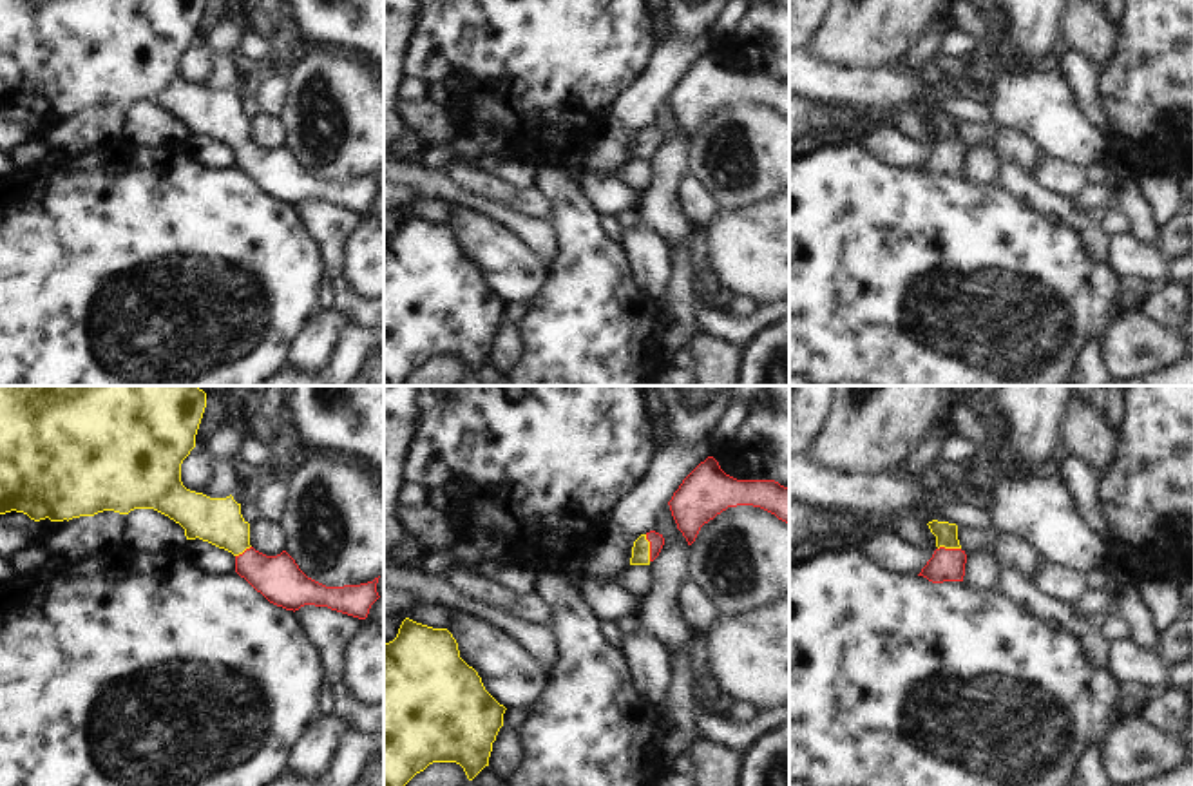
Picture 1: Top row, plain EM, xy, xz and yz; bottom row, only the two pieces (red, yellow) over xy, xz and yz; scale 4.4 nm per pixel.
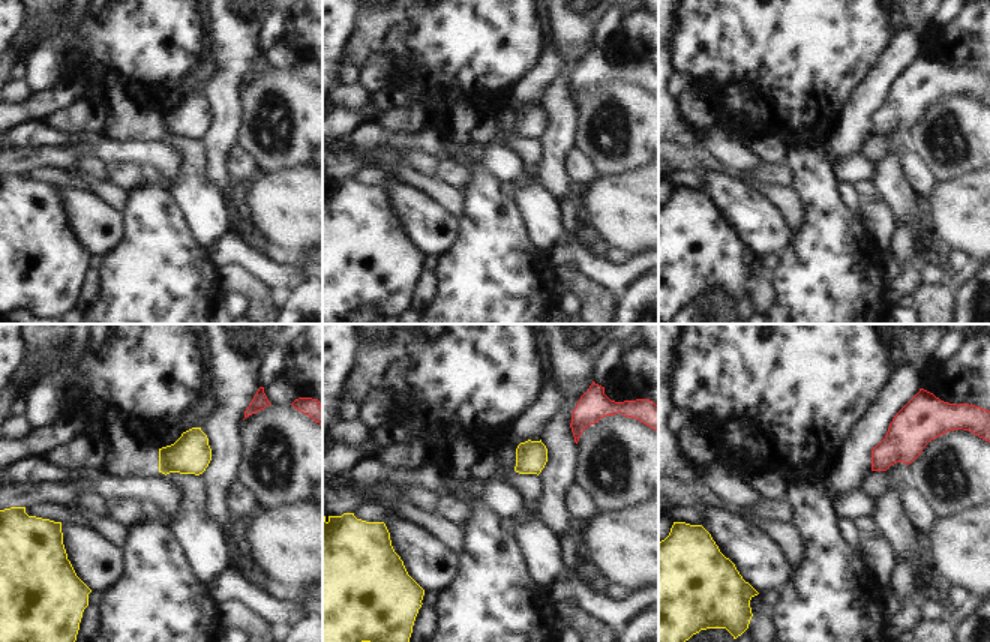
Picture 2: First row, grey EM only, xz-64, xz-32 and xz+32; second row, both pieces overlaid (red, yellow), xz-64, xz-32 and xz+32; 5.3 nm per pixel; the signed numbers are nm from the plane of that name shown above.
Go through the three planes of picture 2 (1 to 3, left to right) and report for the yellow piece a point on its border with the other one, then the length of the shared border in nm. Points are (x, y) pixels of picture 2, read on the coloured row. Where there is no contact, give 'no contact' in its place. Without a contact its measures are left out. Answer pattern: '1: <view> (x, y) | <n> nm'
1: no contact
2: no contact
3: no contact

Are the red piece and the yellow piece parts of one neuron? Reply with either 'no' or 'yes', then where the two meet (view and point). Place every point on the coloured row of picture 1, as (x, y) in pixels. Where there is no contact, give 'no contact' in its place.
yes; contact xz (650, 547)

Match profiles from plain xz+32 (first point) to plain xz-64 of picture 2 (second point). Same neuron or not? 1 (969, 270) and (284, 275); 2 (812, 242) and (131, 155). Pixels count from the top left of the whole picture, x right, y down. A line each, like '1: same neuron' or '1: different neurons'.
1: same neuron
2: different neurons

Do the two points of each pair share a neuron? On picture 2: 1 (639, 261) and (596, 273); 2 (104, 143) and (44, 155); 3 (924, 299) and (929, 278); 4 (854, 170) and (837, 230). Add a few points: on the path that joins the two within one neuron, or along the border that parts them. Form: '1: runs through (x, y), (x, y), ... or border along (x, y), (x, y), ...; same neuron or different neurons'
1: runs through (629, 272), (606, 273); same neuron
2: runs through (89, 150), (59, 155); same neuron
3: border along (923, 282), (945, 285), (953, 290); different neurons
4: border along (828, 159), (837, 180); different neurons

